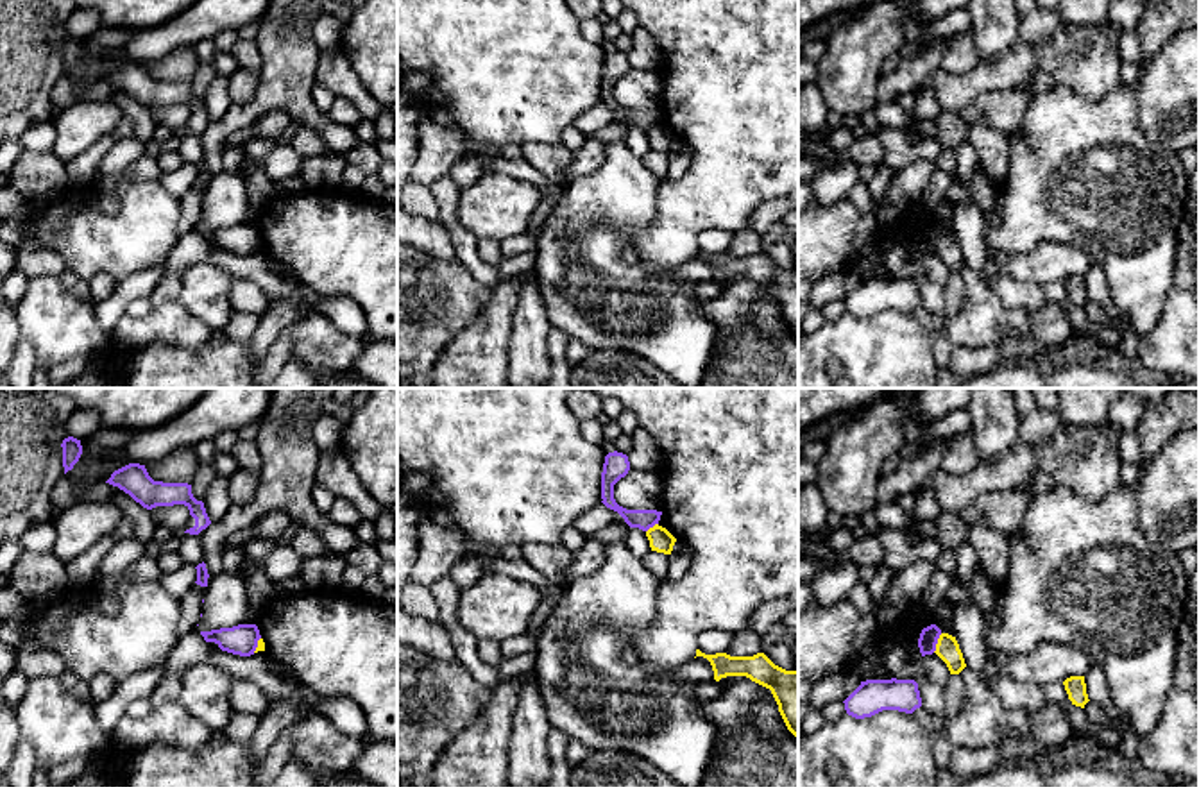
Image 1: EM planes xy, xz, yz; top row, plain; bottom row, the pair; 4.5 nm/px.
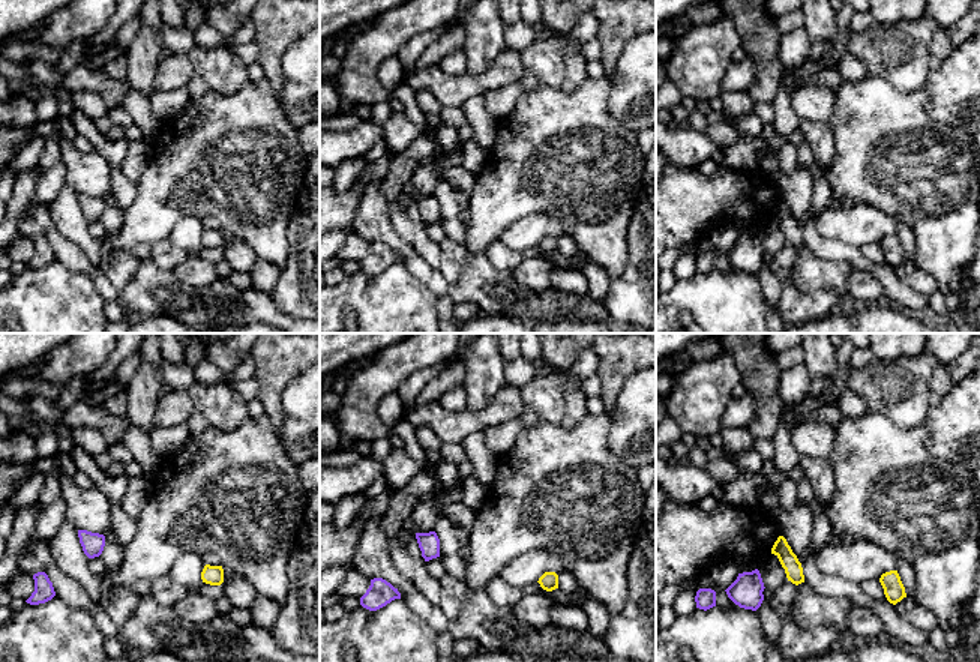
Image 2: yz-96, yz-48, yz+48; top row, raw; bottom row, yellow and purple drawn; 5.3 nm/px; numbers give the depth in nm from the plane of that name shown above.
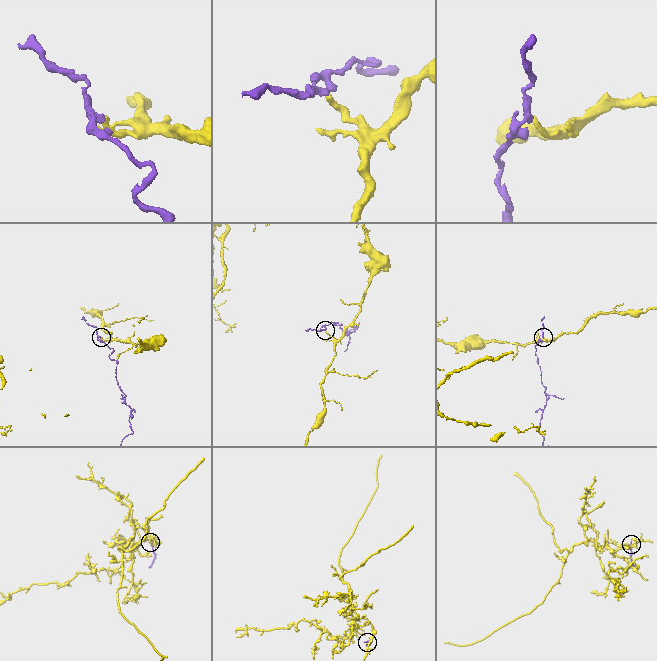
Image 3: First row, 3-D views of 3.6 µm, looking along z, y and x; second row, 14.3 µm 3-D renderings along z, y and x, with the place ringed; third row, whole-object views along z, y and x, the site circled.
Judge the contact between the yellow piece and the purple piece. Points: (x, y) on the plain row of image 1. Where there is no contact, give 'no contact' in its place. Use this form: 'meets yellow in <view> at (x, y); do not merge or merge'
meets yellow in yz at (938, 242); do not merge

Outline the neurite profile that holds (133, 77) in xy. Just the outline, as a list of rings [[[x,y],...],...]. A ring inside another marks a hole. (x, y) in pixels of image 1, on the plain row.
[[[129,63],[115,70],[106,82],[118,86],[147,109],[184,104],[195,118],[195,125],[184,132],[199,134],[211,123],[204,102],[193,97],[191,84],[154,80],[145,64]]]

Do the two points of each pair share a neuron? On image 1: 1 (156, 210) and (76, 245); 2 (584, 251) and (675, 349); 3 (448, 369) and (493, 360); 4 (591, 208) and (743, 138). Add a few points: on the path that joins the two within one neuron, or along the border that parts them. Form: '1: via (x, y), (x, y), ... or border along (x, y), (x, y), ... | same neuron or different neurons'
1: via (136, 229), (122, 244), (95, 244) | same neuron
2: via (602, 276), (650, 324) | same neuron
3: via (459, 369), (473, 369), (482, 360) | same neuron
4: border along (663, 179), (657, 190), (657, 215), (652, 220) | different neurons

